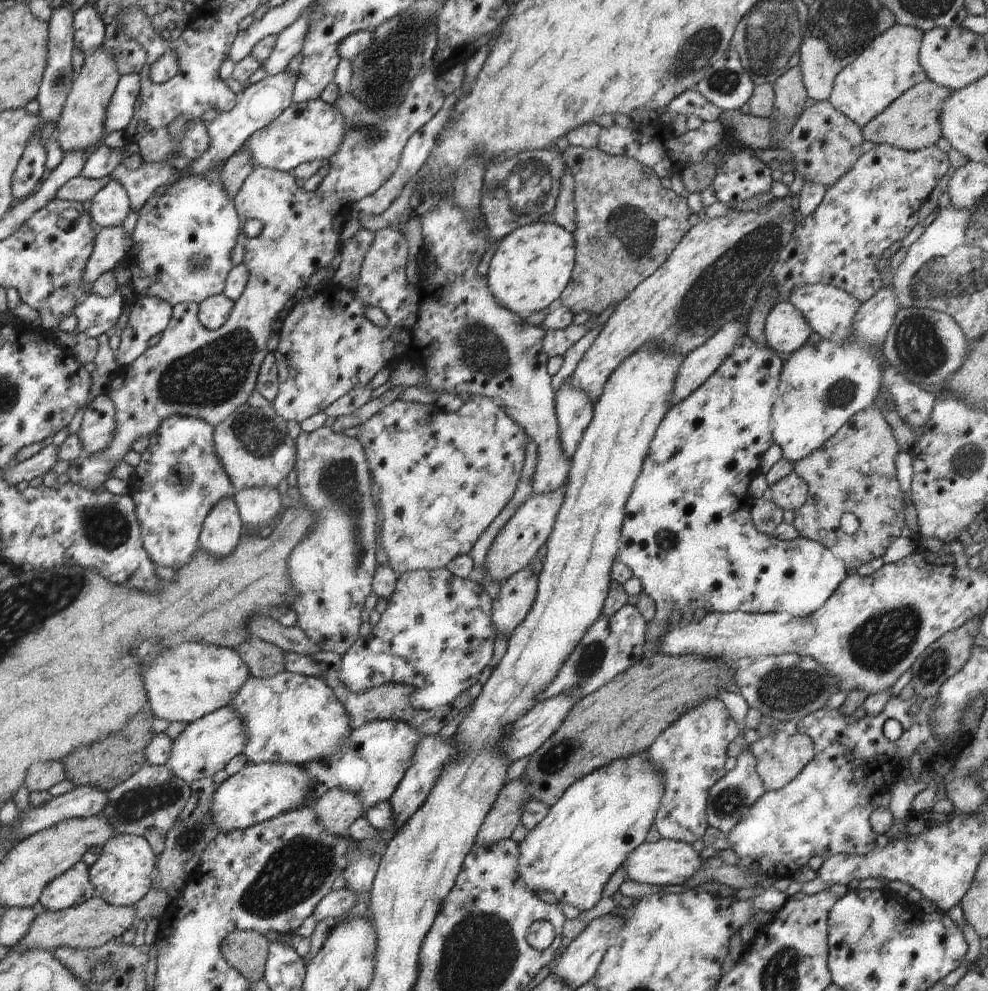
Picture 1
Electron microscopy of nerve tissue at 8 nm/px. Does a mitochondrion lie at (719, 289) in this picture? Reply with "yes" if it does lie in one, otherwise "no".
yes

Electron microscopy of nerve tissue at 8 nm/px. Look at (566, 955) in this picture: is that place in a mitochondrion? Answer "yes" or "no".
no

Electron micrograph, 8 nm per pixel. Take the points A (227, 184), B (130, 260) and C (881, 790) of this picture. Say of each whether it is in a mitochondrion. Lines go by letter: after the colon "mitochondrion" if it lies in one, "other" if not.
A: other
B: other
C: other

